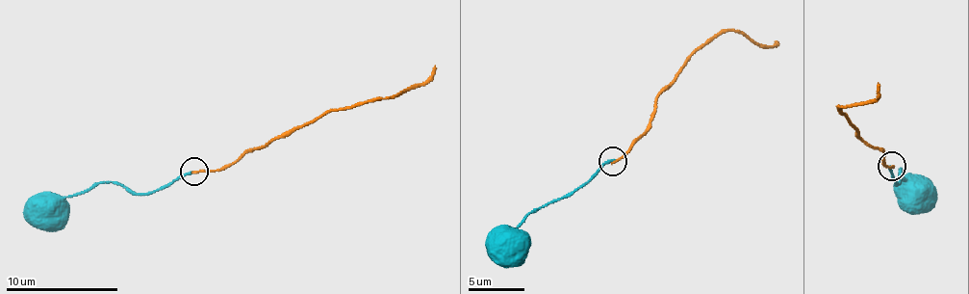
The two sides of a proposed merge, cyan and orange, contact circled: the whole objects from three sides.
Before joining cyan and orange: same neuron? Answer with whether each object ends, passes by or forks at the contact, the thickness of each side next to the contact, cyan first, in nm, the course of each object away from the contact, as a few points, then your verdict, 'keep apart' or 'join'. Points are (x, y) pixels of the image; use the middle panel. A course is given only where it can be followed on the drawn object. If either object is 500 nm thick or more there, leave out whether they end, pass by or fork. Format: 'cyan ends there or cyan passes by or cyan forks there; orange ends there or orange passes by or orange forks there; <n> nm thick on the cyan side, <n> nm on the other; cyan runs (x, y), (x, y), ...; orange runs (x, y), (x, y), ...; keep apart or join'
cyan ends there; orange ends there; 190 nm thick on the cyan side, 150 nm on the other; cyan runs (613, 162), (605, 162), (580, 188), (534, 208), (513, 237), (505, 240); orange runs (613, 162), (633, 146), (658, 94), (676, 82), (692, 54), (722, 32), (740, 31), (770, 45), (776, 40); keep apart

